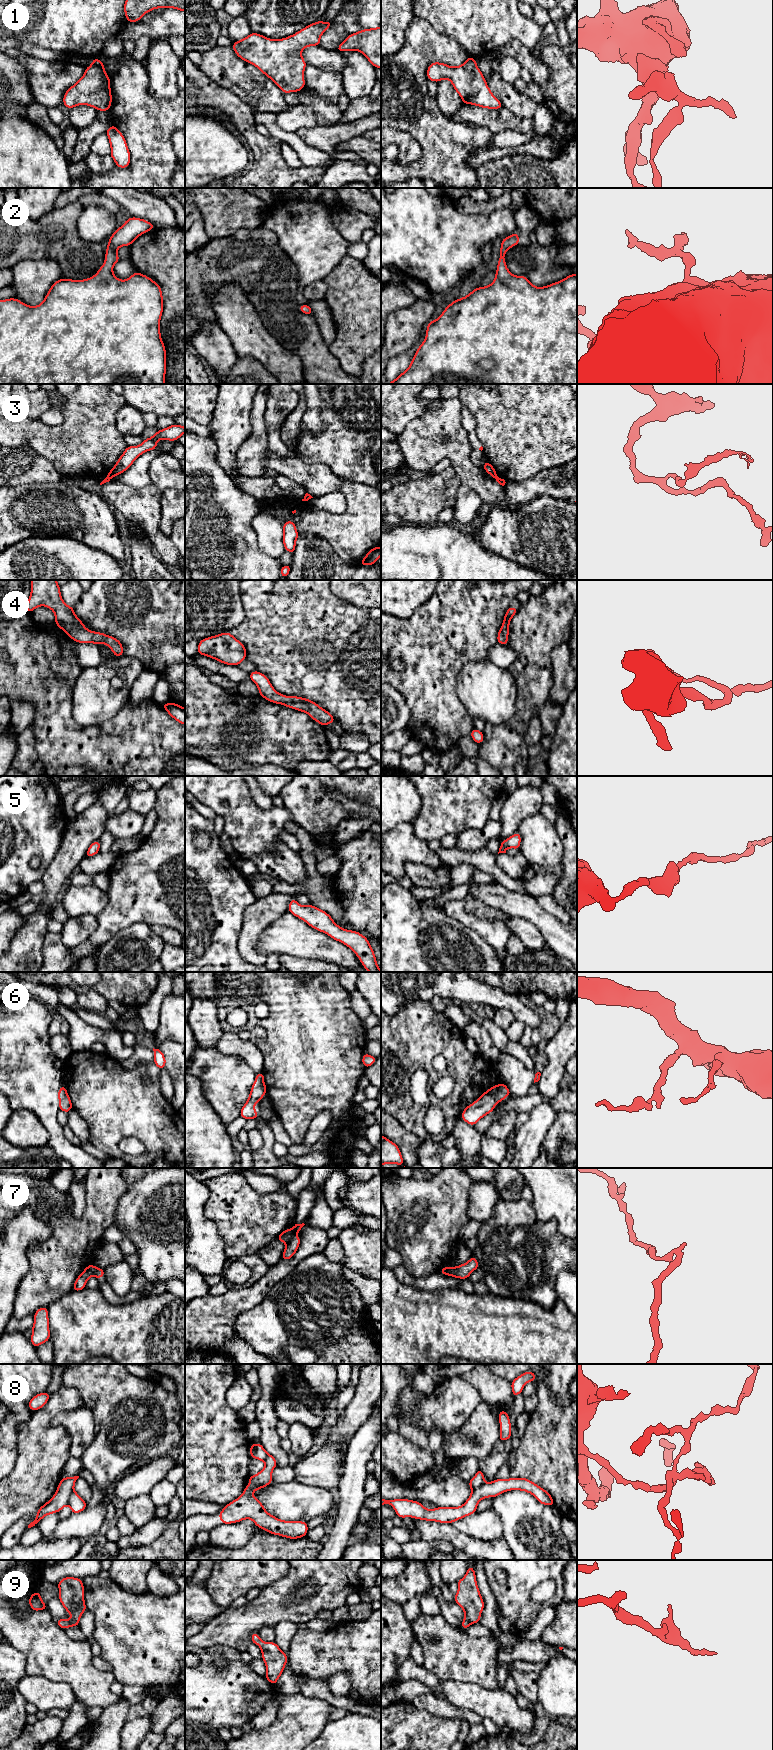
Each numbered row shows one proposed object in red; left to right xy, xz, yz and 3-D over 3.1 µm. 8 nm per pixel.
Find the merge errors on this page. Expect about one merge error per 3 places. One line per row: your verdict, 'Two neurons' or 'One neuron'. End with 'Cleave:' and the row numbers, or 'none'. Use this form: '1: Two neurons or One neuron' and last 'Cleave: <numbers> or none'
1: One neuron
2: One neuron
3: Two neurons
4: One neuron
5: One neuron
6: One neuron
7: Two neurons
8: Two neurons
9: One neuron
Cleave: 3, 7, 8

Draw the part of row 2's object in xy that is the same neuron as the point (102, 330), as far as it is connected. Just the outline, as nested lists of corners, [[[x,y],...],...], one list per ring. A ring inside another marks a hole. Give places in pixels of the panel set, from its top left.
[[[130,217],[110,237],[104,264],[94,276],[84,280],[57,280],[40,305],[29,306],[16,298],[0,301],[0,384],[165,384],[166,349],[160,334],[160,319],[163,313],[161,287],[139,272],[135,272],[126,280],[118,279],[113,273],[113,266],[120,260],[117,250],[121,246],[130,247],[136,238],[153,229],[155,227],[151,222]]]

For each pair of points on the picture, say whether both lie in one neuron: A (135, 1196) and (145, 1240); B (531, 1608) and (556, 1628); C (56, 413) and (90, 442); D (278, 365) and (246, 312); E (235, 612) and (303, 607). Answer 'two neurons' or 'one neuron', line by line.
A: one neuron
B: two neurons
C: two neurons
D: one neuron
E: two neurons

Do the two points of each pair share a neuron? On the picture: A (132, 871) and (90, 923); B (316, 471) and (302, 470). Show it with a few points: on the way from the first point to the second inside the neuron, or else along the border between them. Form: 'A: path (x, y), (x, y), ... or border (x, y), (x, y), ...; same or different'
A: border (97, 916), (97, 927), (87, 938); different
B: path (313, 471), (305, 471); same

